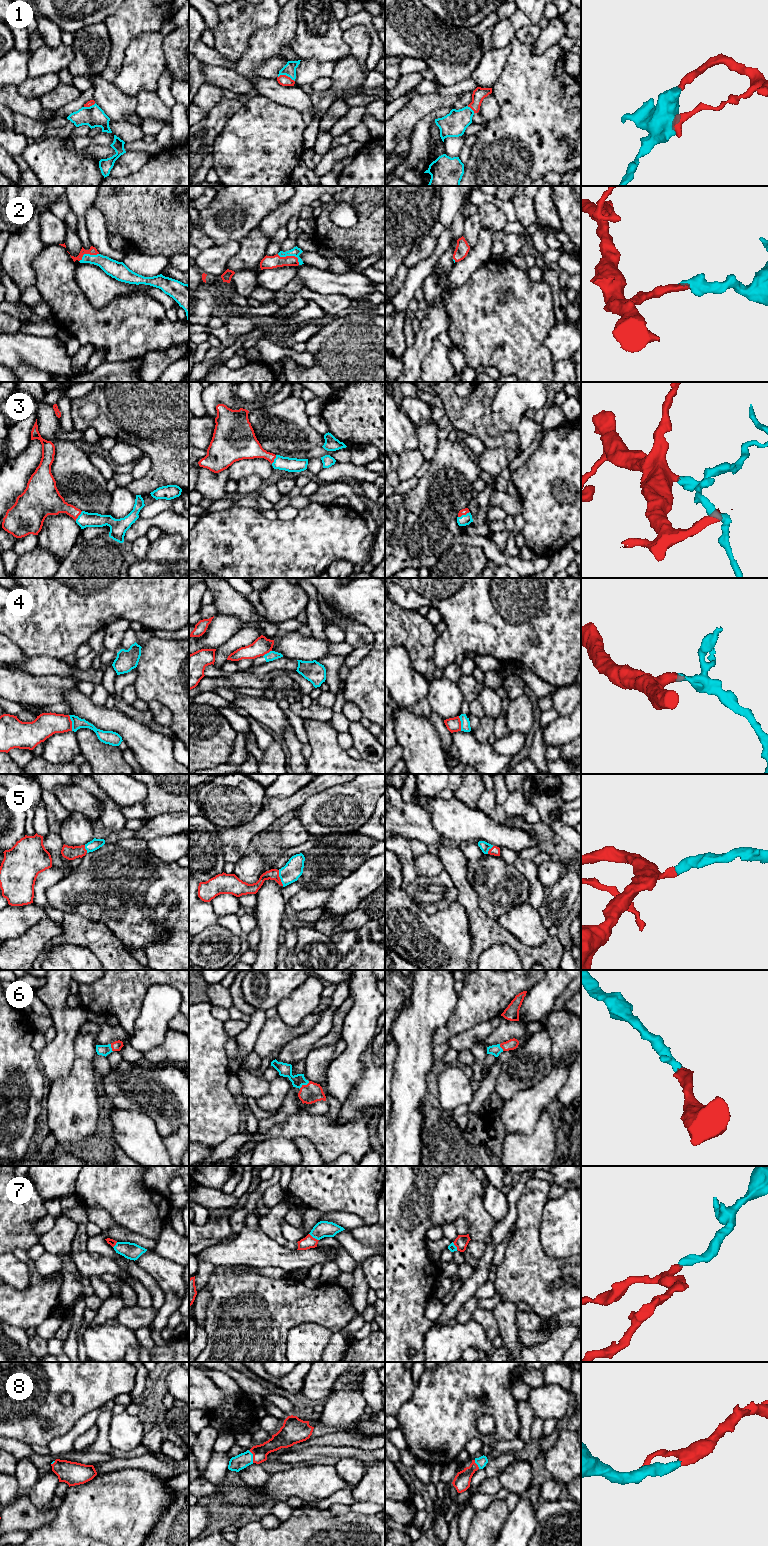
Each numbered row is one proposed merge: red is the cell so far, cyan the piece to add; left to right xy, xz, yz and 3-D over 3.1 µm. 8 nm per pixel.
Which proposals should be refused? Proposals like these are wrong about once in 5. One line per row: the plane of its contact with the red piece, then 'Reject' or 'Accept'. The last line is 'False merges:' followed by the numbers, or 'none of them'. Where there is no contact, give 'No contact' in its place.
1: Touches red in xz. Accept
2: Touches red in xz. Accept
3: Touches red in yz. Accept
4: Touches red in xy. Reject
5: Touches red in xz. Accept
6: Touches red in xz. Accept
7: Touches red in xz. Accept
8: Touches red in xz. Accept
False merges: 4

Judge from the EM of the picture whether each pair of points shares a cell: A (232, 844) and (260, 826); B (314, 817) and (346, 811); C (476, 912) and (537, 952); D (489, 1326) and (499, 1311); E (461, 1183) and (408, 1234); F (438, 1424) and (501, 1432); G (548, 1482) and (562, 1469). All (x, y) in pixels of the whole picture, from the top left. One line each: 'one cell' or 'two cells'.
A: one cell
B: one cell
C: one cell
D: two cells
E: one cell
F: one cell
G: two cells

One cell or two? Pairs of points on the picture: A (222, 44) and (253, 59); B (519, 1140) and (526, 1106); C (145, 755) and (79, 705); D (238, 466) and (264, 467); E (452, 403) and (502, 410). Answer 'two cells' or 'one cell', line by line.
A: two cells
B: two cells
C: one cell
D: one cell
E: two cells

